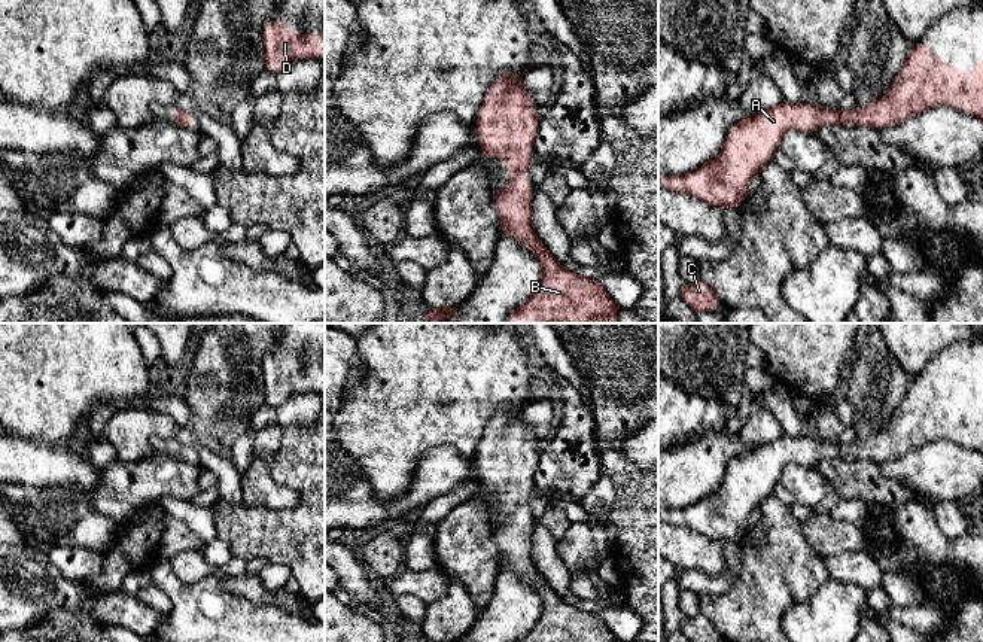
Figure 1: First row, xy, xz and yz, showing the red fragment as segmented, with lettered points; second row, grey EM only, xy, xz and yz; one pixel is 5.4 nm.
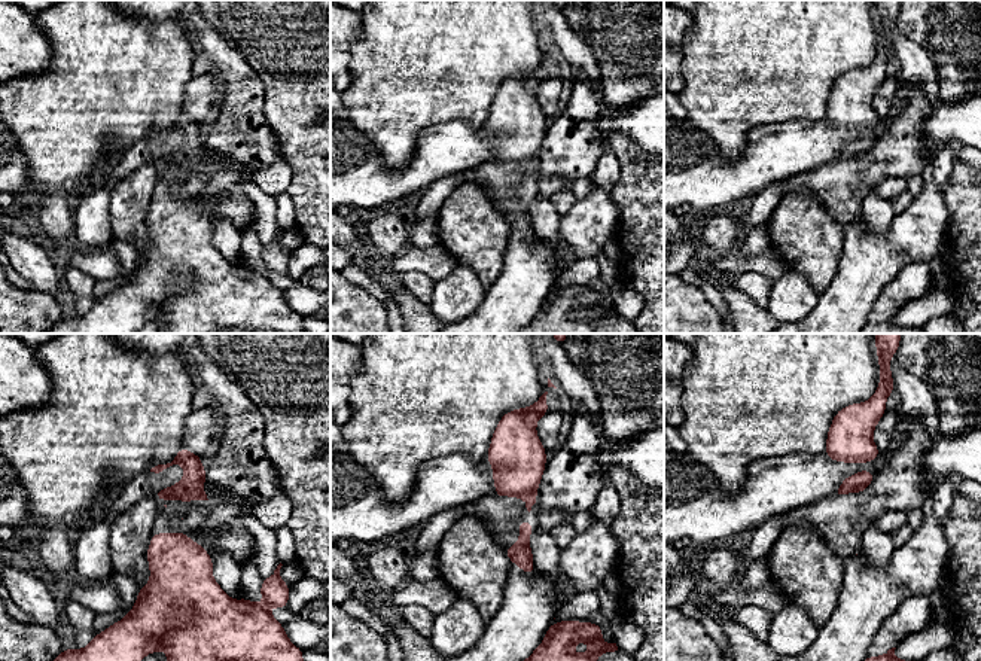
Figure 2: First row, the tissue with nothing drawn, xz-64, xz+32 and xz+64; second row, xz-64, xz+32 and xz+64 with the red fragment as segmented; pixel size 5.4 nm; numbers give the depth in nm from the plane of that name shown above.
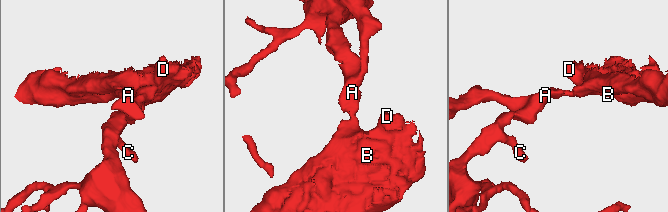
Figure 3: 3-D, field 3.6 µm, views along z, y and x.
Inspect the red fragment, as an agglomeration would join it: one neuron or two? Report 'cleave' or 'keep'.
keep

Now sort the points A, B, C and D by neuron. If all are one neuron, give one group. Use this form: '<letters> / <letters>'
A B C D

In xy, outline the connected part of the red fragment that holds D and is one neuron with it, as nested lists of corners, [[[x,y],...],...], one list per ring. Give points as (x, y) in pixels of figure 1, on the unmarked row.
[[[271,355],[262,362],[264,404],[277,410],[292,393],[325,393],[325,365],[295,368],[289,359]]]

